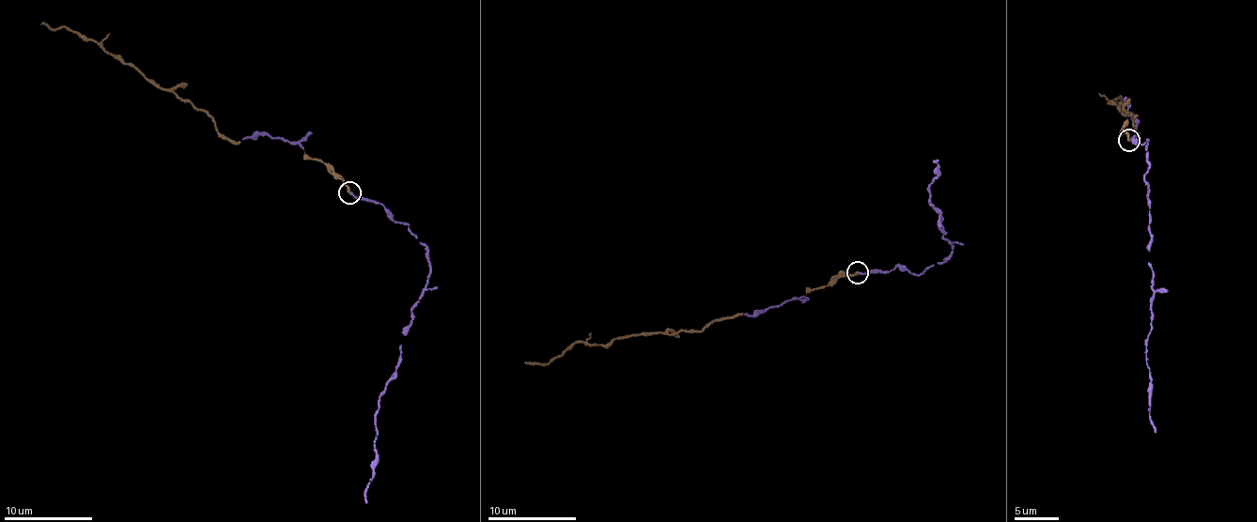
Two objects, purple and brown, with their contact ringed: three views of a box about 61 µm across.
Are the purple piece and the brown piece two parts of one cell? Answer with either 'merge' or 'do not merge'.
merge

